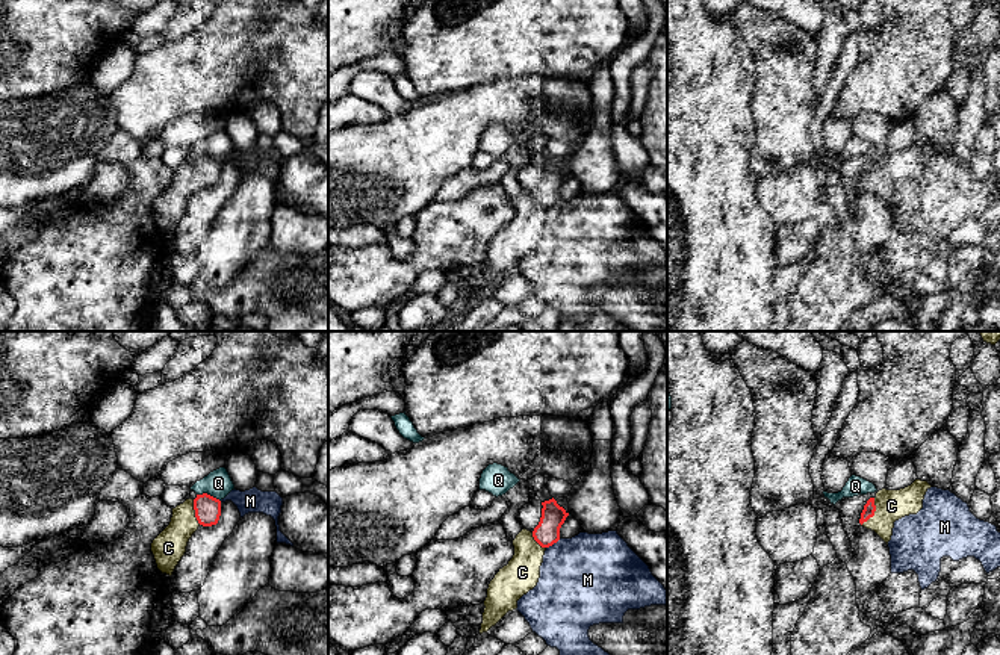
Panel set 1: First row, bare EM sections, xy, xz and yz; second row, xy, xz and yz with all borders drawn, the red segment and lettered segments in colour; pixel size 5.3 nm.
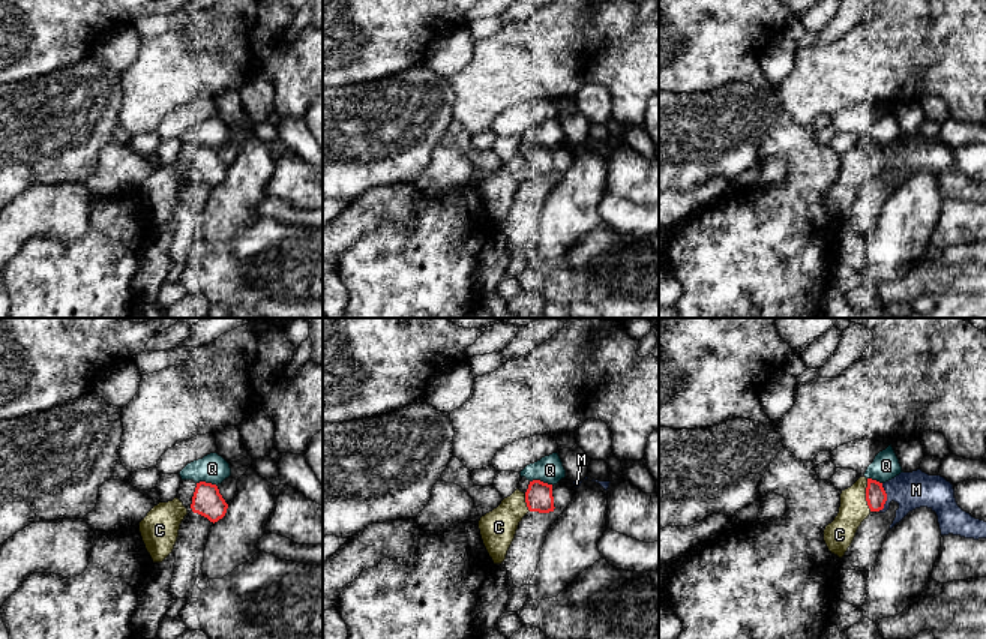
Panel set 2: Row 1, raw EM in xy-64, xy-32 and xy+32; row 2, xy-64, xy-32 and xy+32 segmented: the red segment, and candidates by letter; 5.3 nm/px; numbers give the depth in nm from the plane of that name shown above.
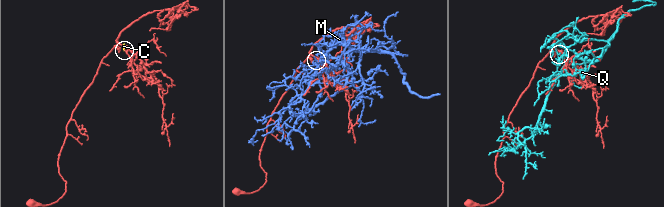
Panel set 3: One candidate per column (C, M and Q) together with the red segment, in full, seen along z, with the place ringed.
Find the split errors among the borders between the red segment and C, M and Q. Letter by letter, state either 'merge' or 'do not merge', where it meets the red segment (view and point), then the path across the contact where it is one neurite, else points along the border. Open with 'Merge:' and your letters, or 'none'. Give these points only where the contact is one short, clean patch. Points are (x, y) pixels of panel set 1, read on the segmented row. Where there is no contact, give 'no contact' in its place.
Merge: C
C: merge; contact yz (873, 513)
M: do not merge; contact xz (552, 543)
Q: do not merge; contact xy (209, 495)

